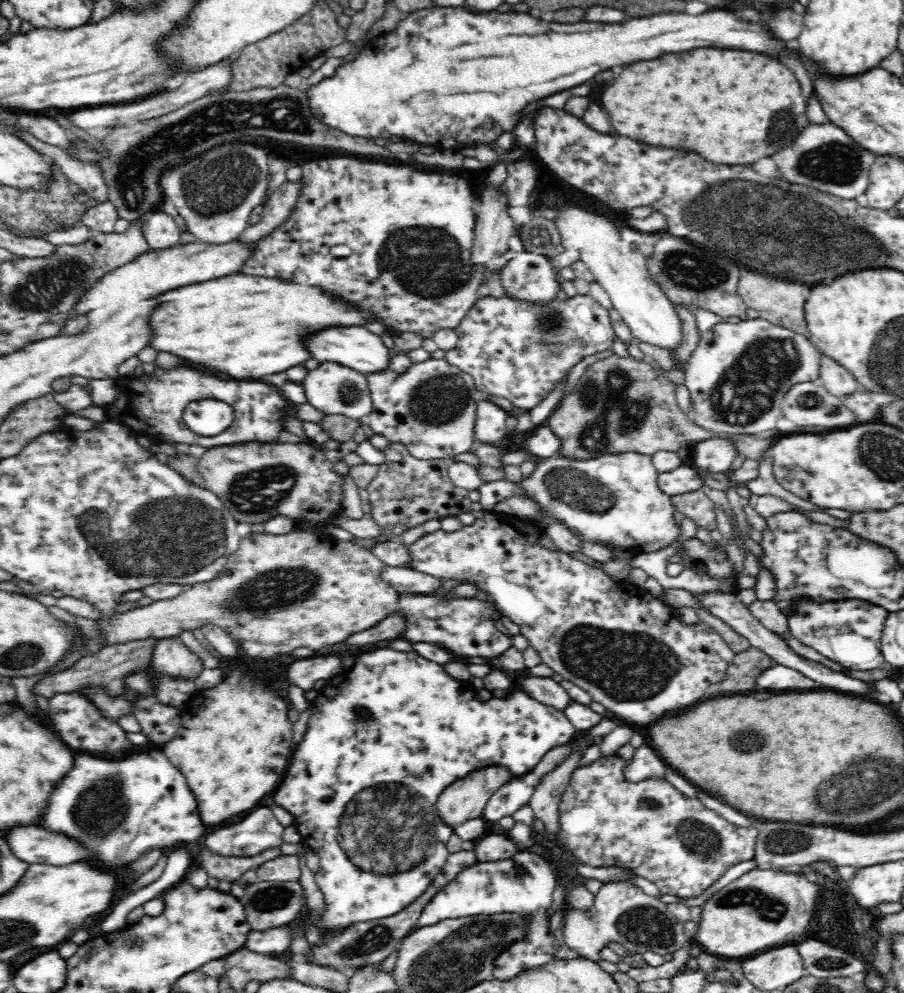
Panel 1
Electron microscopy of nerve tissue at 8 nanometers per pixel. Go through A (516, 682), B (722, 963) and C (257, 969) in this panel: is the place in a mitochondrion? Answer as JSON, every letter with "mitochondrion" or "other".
{"A":"other","B":"other","C":"other"}

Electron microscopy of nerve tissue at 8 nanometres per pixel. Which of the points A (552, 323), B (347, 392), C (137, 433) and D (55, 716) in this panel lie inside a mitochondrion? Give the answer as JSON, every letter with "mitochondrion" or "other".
{"A":"mitochondrion","B":"mitochondrion","C":"other","D":"other"}

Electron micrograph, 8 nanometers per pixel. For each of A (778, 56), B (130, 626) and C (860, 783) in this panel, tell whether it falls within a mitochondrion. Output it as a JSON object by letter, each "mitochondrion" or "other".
{"A":"other","B":"other","C":"mitochondrion"}

